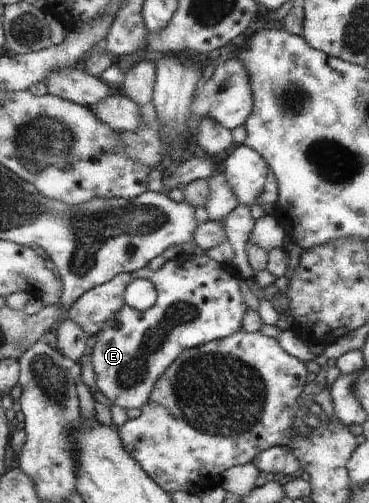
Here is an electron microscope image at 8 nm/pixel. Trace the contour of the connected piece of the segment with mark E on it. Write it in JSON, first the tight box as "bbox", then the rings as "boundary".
{"bbox":[91,254,249,410],"boundary":[[[185,254],[172,261],[166,261],[157,270],[145,267],[133,273],[135,279],[151,281],[158,292],[155,306],[146,311],[135,310],[127,303],[123,305],[116,318],[106,322],[103,329],[95,335],[95,343],[91,356],[91,364],[96,372],[98,390],[113,404],[121,408],[138,408],[141,410],[152,397],[156,382],[167,372],[168,368],[187,349],[199,348],[211,341],[218,341],[239,332],[243,326],[245,313],[249,308],[245,305],[239,274],[231,265],[221,264],[201,255]]]}

